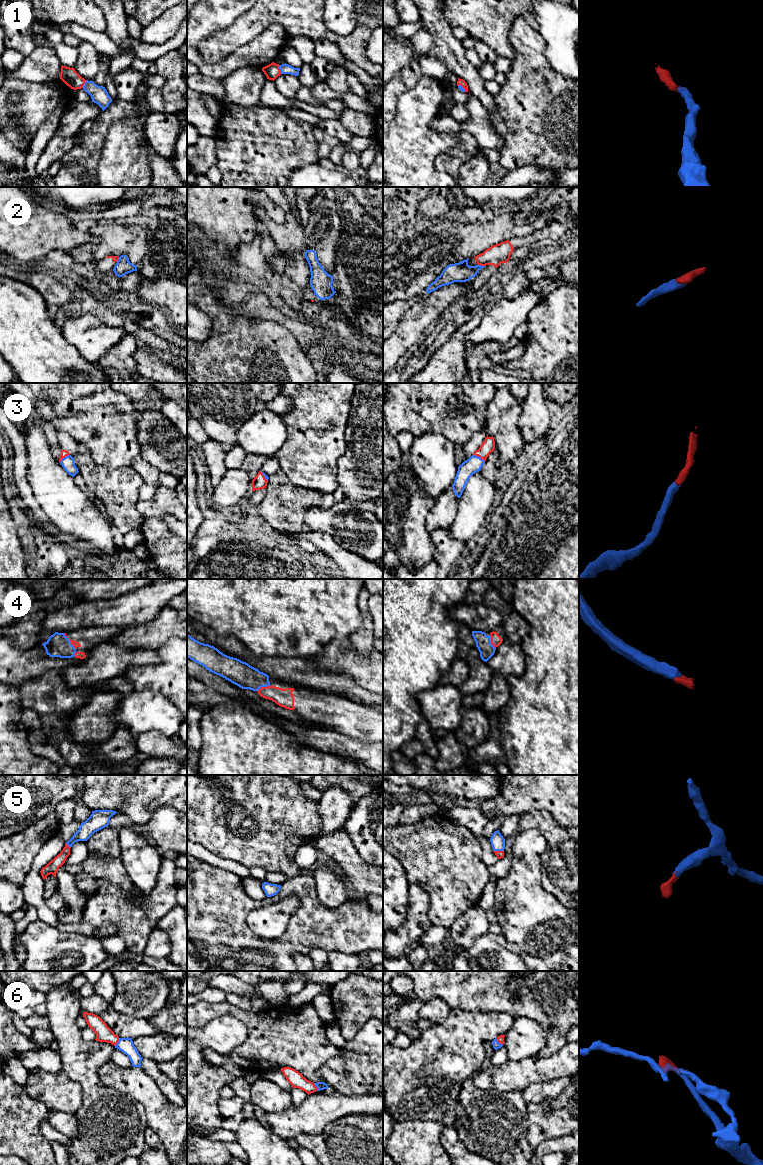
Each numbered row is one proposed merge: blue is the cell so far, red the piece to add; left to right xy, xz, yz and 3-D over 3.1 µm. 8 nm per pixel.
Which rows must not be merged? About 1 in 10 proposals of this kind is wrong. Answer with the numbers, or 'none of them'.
2

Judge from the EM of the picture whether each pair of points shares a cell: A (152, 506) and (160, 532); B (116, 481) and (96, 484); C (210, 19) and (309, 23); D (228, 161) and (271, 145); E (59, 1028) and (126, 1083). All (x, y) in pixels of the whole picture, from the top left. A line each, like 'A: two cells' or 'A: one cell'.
A: two cells
B: one cell
C: two cells
D: one cell
E: two cells

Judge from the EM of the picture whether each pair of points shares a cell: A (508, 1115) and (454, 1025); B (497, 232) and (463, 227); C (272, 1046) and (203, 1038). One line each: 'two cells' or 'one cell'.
A: two cells
B: one cell
C: two cells

